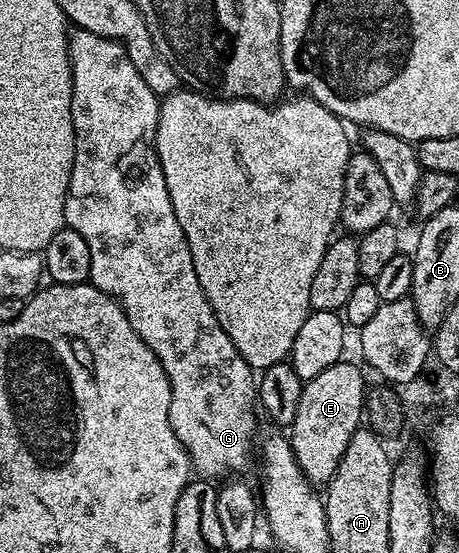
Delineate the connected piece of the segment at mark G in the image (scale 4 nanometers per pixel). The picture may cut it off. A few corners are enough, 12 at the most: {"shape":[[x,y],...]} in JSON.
{"shape":[[74,29],[65,226],[171,384],[202,479],[255,462],[255,371],[157,155],[162,103]]}

